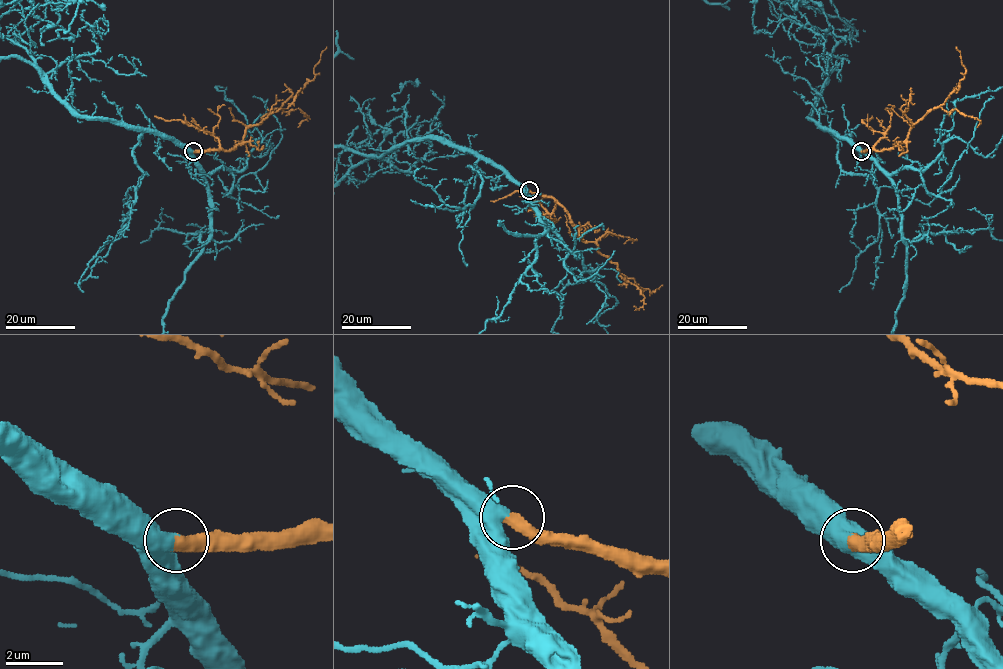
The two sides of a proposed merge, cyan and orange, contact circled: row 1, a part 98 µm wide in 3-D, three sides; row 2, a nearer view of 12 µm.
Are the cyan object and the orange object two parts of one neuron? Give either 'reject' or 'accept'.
accept

